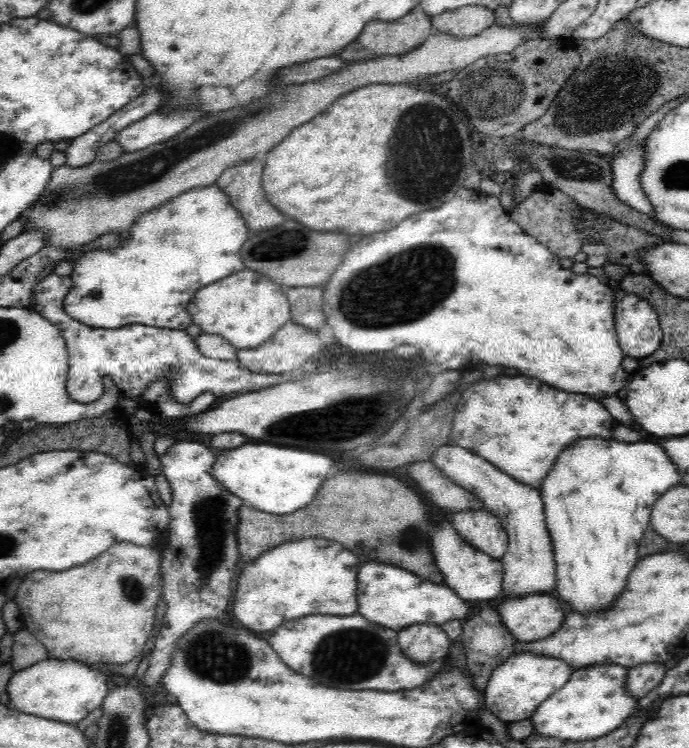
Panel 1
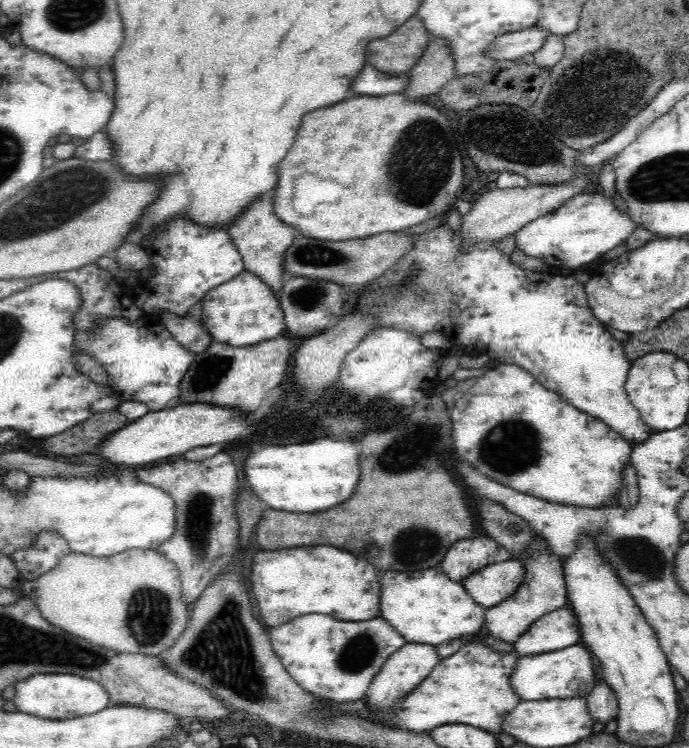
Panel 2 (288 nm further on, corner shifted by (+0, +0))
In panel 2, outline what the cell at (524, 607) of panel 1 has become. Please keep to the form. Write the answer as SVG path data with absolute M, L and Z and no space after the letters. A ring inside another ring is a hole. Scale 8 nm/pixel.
M570 606L558 608L550 614L544 614L536 620L518 640L516 652L518 656L536 656L546 652L558 652L570 646L580 644L580 628L578 618Z

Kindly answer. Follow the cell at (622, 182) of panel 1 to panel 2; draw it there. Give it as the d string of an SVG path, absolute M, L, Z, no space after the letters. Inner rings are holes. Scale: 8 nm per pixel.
M576 194L558 210L540 216L514 234L516 250L526 258L540 258L550 268L584 270L592 262L600 262L612 248L624 244L640 230L640 224L614 208L612 200L604 194Z

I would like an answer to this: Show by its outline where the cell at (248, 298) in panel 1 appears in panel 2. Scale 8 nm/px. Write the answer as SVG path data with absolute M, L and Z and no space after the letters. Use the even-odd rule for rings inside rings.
M240 272L226 284L210 290L202 302L202 322L216 342L230 344L234 348L250 348L282 336L286 330L286 316L276 298L276 290L252 272Z

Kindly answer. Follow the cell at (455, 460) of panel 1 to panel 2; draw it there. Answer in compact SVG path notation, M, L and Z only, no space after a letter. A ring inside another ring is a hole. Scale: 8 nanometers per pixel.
M532 530L530 544L524 548L522 556L516 560L524 568L524 580L510 598L506 598L498 606L492 606L486 610L486 626L484 626L484 634L492 634L492 638L510 642L510 644L516 644L516 640L544 614L550 614L568 604L564 562L560 560L560 556L556 556L550 550L550 544L536 530Z

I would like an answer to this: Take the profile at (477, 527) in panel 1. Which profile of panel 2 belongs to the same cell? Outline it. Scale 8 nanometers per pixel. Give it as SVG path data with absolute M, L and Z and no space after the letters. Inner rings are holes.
M476 536L472 540L456 542L442 562L442 568L448 578L454 582L462 582L466 576L486 568L490 564L512 560L512 552L508 552L502 544L488 536Z

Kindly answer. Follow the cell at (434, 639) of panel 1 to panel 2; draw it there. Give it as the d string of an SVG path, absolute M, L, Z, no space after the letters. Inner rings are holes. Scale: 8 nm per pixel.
M408 642L402 648L398 648L384 664L384 668L378 672L378 676L372 680L370 690L366 692L364 698L368 698L370 702L370 710L386 710L390 706L394 706L400 698L404 698L406 694L410 694L418 684L422 684L432 670L440 664L440 656L436 652L436 646L432 644L424 644L424 642Z

